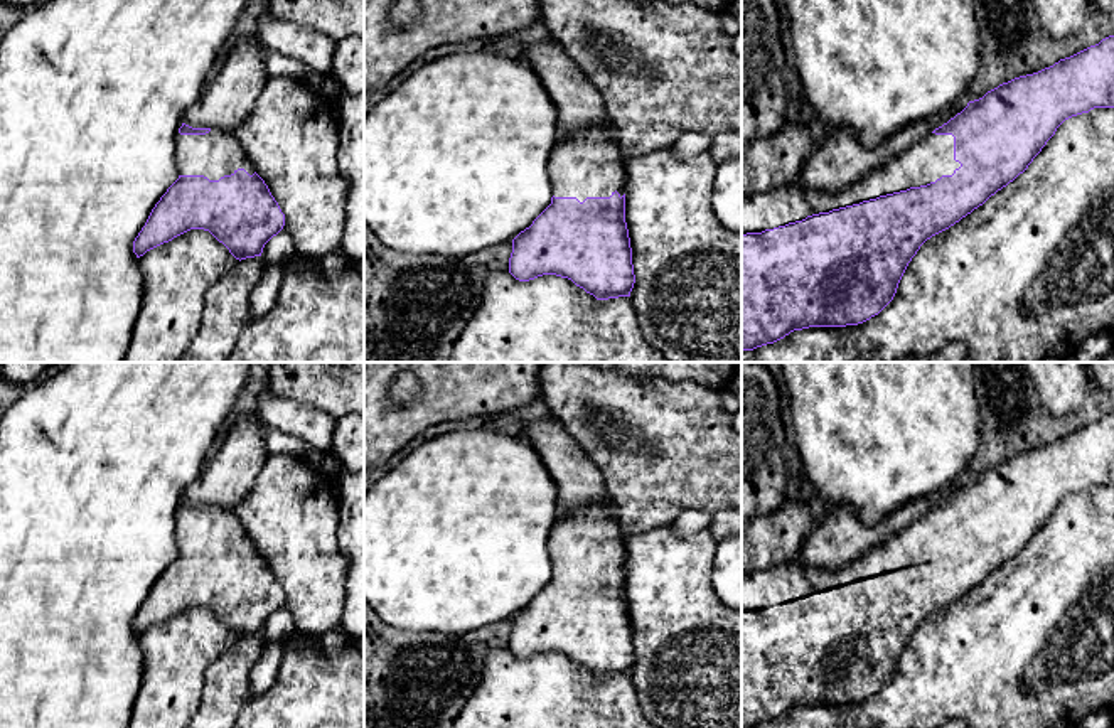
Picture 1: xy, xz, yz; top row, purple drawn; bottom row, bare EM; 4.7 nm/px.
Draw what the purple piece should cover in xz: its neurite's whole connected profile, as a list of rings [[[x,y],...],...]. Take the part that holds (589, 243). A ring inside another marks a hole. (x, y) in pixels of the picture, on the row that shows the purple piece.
[[[590,128],[571,136],[560,133],[558,143],[549,153],[548,170],[554,189],[551,204],[512,239],[509,273],[519,281],[543,275],[568,278],[597,300],[630,297],[635,275],[625,222],[625,158],[615,136],[602,128]]]

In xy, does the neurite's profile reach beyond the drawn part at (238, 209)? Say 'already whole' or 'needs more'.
needs more

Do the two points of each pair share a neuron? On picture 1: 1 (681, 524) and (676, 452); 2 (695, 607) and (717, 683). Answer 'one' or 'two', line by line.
1: two
2: one

